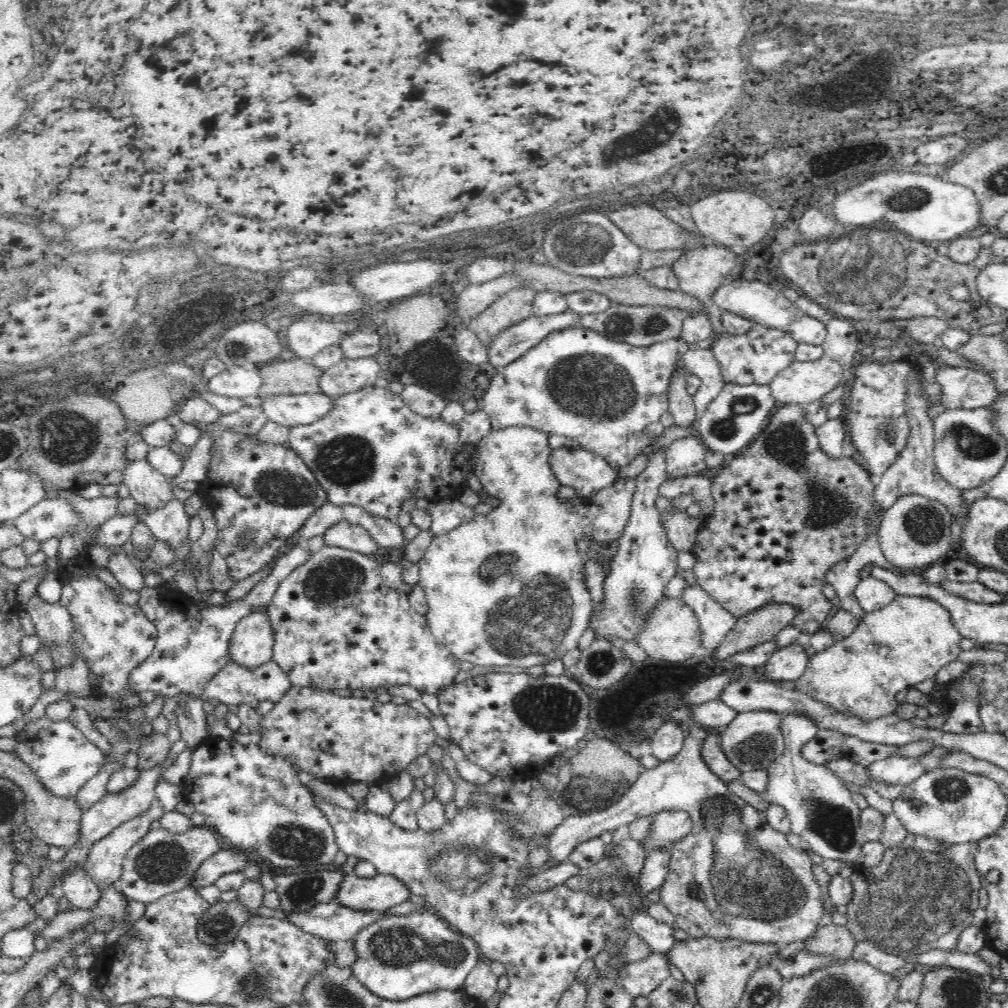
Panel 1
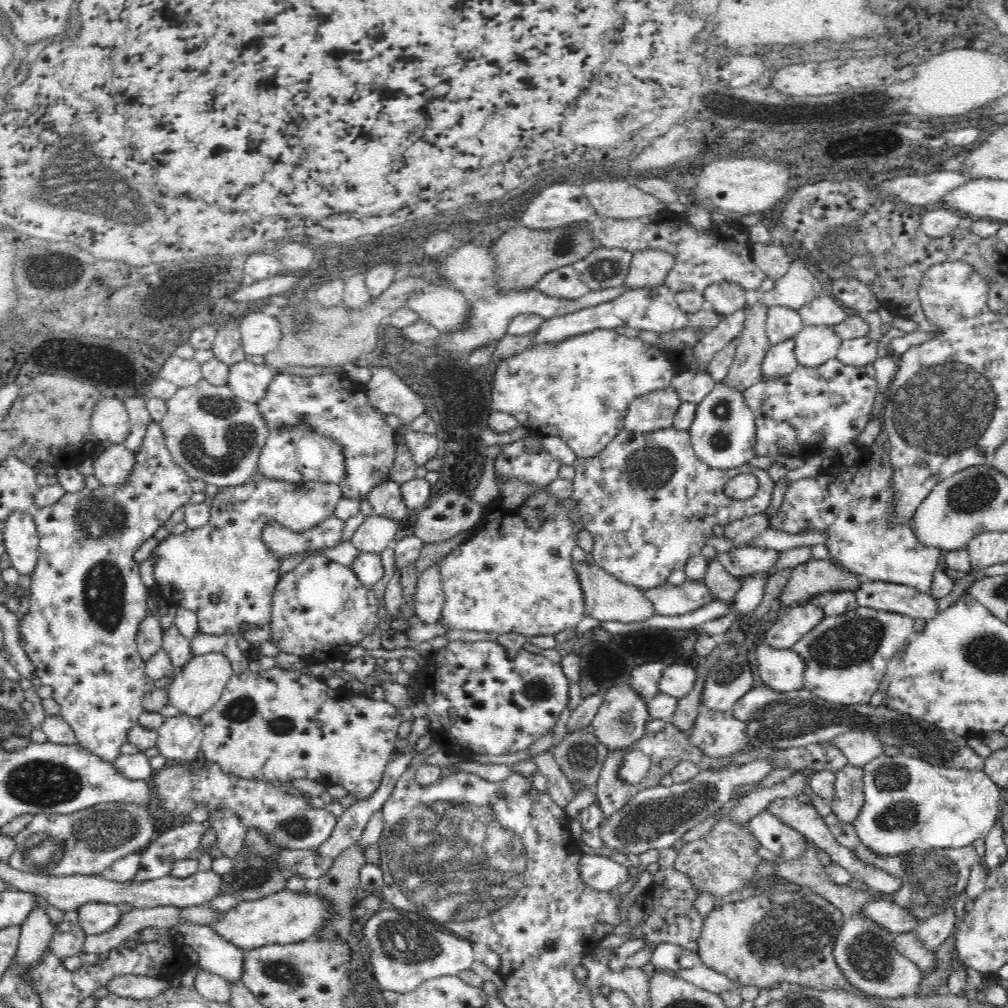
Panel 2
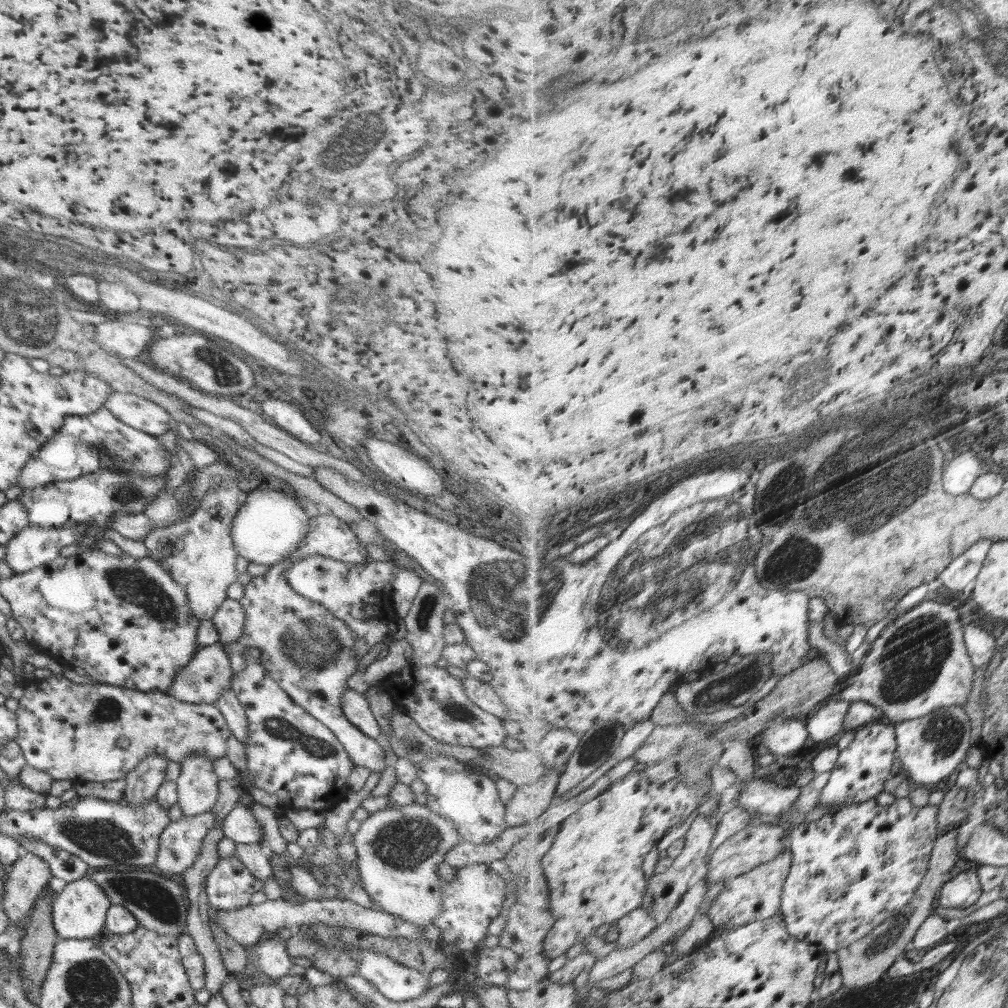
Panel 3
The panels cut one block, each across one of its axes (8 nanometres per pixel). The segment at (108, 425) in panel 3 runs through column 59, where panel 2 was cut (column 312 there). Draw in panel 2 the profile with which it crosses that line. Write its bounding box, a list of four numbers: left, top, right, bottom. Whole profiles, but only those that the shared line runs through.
[257,426,346,484]

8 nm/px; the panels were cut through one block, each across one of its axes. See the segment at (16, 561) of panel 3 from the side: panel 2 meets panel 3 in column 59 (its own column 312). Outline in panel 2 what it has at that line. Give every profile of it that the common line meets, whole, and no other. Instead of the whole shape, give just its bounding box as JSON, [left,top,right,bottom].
[261,515,344,561]

